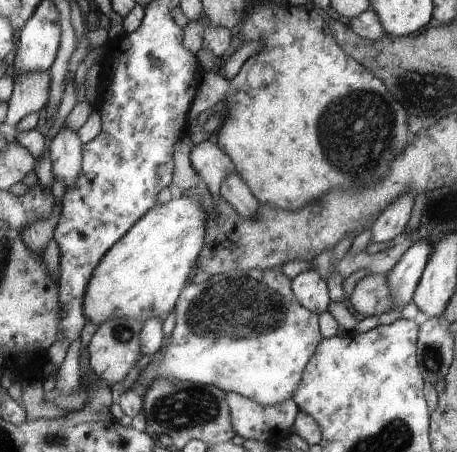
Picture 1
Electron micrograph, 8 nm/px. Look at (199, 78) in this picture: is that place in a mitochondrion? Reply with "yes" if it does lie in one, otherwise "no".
no

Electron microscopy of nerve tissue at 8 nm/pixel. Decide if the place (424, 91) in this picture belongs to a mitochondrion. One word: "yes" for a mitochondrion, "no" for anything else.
yes

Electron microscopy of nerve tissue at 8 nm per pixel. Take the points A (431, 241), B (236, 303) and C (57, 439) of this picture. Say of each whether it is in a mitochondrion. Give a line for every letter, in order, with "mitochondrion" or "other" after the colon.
A: other
B: mitochondrion
C: mitochondrion

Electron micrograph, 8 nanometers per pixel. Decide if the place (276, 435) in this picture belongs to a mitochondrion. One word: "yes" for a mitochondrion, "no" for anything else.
no

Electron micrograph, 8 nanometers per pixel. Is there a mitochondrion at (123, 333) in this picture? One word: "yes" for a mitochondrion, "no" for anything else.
yes

